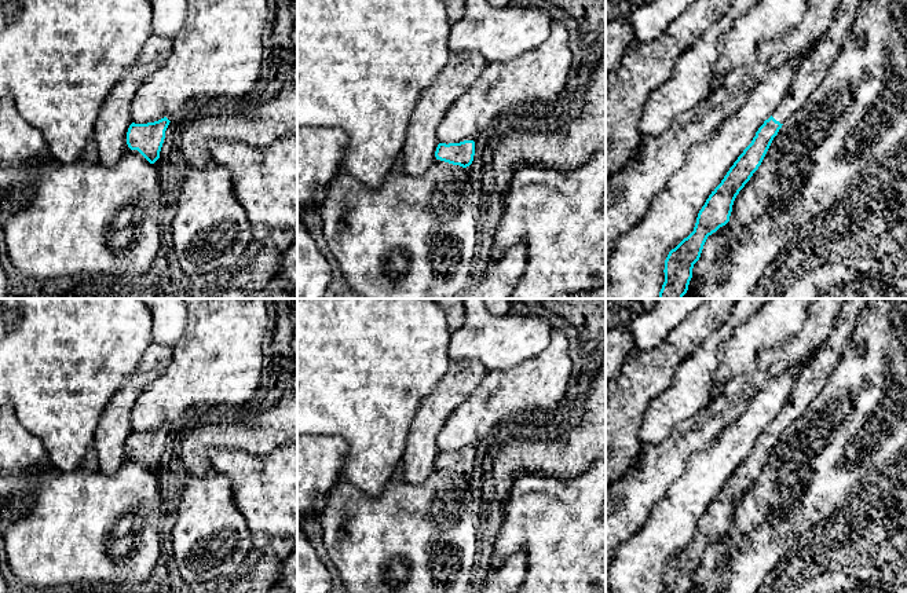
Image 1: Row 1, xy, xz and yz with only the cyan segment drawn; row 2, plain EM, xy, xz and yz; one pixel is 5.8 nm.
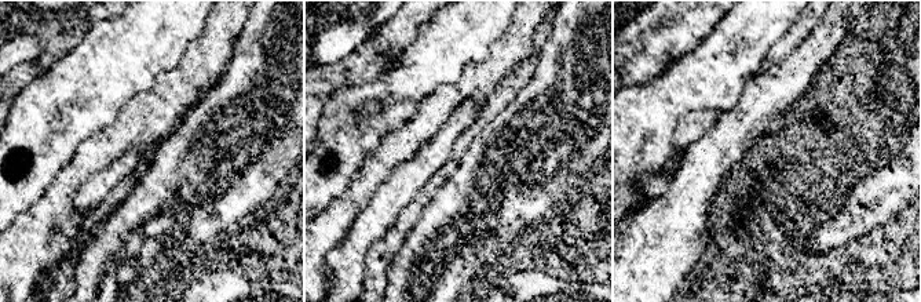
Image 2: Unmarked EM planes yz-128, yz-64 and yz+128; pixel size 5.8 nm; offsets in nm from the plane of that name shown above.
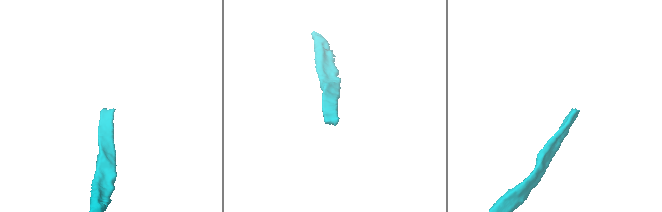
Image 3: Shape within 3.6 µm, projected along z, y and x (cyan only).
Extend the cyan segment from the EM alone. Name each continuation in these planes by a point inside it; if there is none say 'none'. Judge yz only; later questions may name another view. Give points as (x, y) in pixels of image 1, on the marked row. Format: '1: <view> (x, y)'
1: yz (814, 68)

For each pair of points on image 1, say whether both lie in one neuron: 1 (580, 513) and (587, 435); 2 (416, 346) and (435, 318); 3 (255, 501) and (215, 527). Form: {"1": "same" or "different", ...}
{"1": "different", "2": "same", "3": "different"}

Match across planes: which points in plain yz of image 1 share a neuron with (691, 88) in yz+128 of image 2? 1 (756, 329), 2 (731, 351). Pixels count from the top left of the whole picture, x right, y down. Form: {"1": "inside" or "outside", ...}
{"1": "outside", "2": "outside"}

